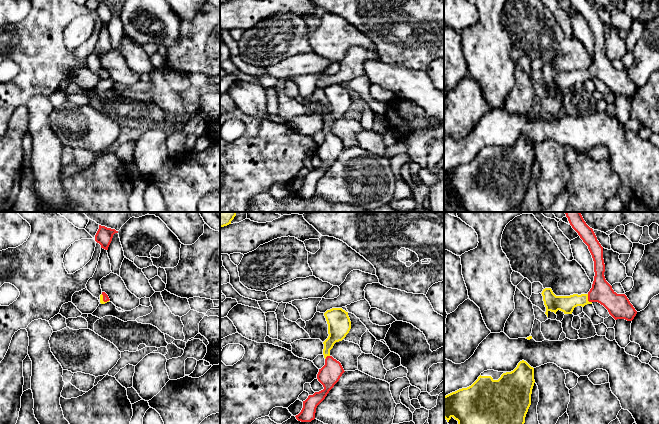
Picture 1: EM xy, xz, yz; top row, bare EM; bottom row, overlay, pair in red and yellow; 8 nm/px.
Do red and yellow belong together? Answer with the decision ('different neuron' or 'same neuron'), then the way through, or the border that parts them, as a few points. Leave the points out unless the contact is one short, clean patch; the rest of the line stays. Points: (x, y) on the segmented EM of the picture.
same neuron | across yz (618, 305), (607, 297), (588, 299), (574, 300), (566, 304)

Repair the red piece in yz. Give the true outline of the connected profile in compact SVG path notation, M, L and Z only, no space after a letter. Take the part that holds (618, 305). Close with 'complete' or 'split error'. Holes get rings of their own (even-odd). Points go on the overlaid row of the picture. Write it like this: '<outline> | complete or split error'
M565 212L565 214L570 225L588 246L592 255L595 272L594 281L590 291L581 295L556 296L551 288L543 289L541 294L546 307L545 314L548 317L549 311L556 314L558 310L564 314L572 314L577 306L584 307L587 304L598 302L608 310L615 320L625 319L632 321L637 311L625 294L617 294L606 281L603 247L597 240L593 229L586 224L580 212Z | split error

